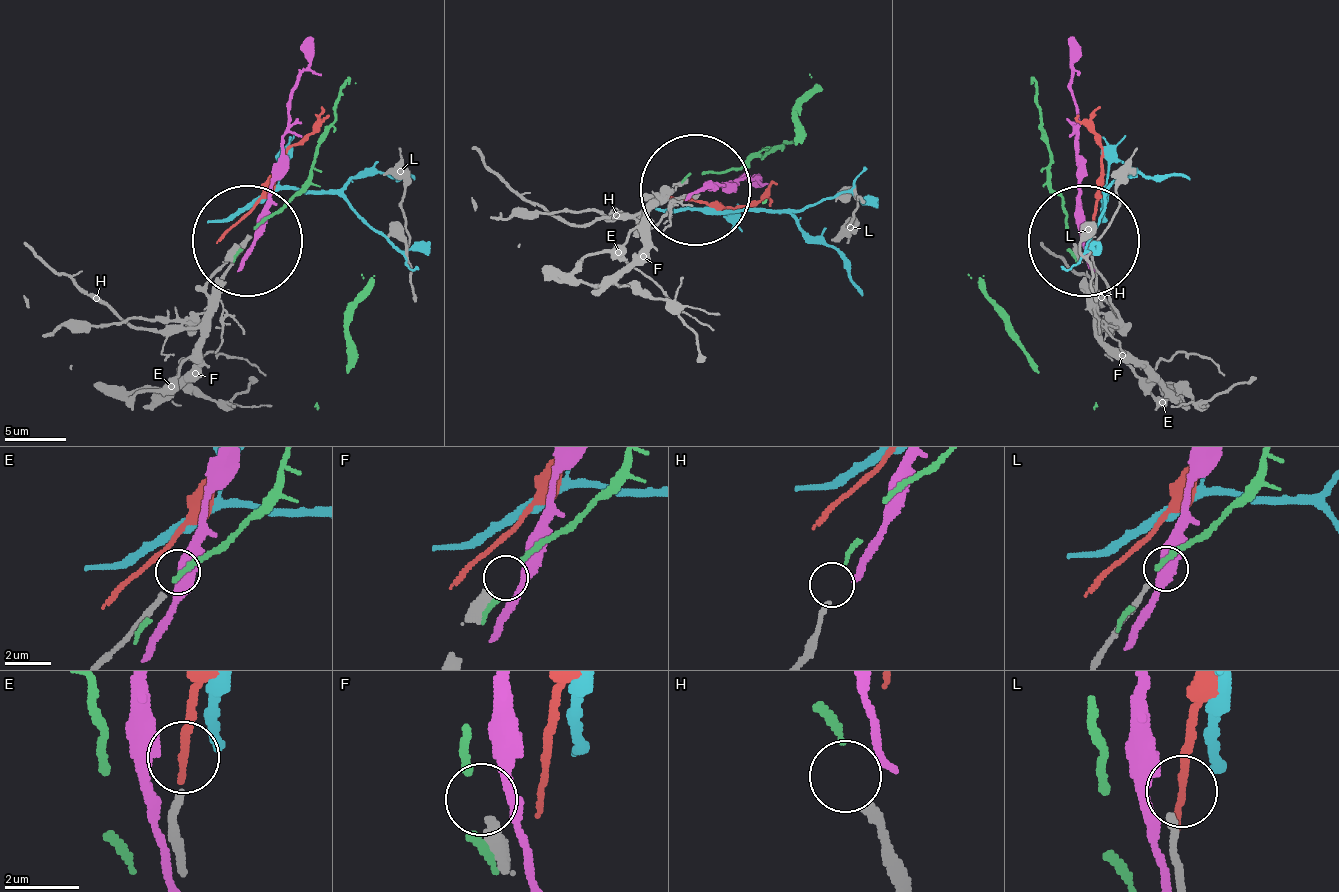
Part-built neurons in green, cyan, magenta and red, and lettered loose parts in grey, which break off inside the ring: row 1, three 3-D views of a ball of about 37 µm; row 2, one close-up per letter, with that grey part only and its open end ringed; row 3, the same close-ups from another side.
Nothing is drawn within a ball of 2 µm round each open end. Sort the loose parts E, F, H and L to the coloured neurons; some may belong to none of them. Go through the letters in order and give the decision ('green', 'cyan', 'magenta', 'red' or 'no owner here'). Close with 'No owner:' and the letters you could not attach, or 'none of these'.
E: no owner here
F: no owner here
H: no owner here
L: no owner here
No owner: E, F, H, L

